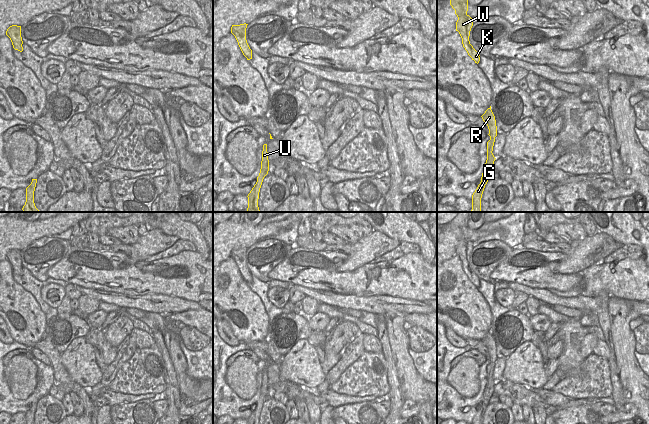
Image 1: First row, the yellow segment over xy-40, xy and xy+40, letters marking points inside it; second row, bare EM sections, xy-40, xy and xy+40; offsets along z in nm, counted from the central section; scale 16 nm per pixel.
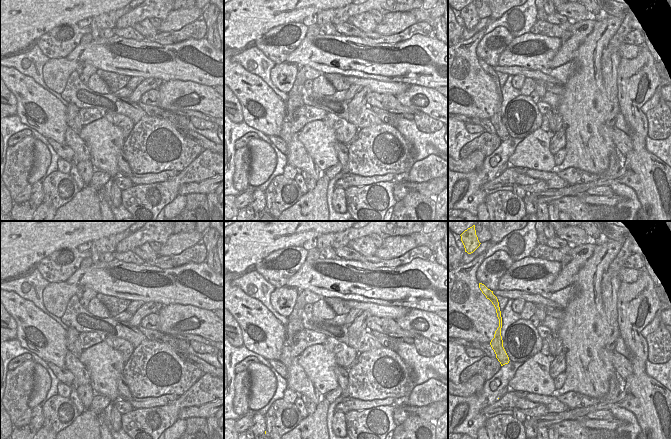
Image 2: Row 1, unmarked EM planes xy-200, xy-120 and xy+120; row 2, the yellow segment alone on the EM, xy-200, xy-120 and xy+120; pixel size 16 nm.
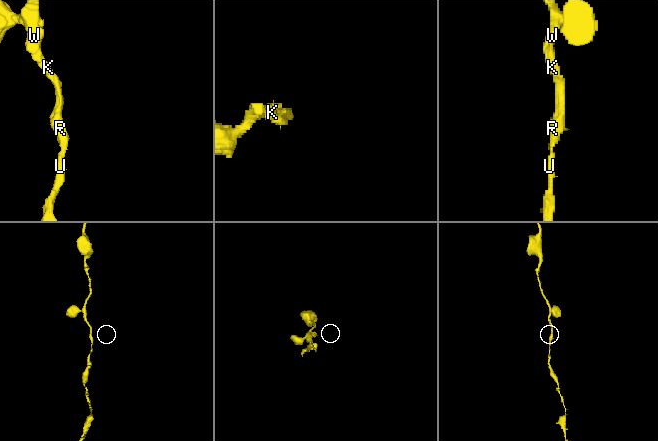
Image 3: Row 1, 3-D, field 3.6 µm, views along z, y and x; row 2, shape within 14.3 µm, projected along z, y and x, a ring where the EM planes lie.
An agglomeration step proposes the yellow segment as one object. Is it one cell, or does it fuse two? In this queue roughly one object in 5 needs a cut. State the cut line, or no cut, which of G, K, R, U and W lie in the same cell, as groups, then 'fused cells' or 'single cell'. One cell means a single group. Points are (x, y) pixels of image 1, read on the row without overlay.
no cut | G K R U W | single cell

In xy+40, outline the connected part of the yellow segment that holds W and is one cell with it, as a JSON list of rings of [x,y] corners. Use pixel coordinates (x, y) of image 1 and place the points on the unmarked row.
[[[459,212],[457,216],[450,222],[450,229],[455,234],[455,238],[458,241],[456,246],[456,255],[459,256],[462,262],[462,268],[468,279],[475,285],[479,287],[480,279],[470,268],[469,260],[470,255],[473,250],[473,242],[468,238],[468,212]]]

